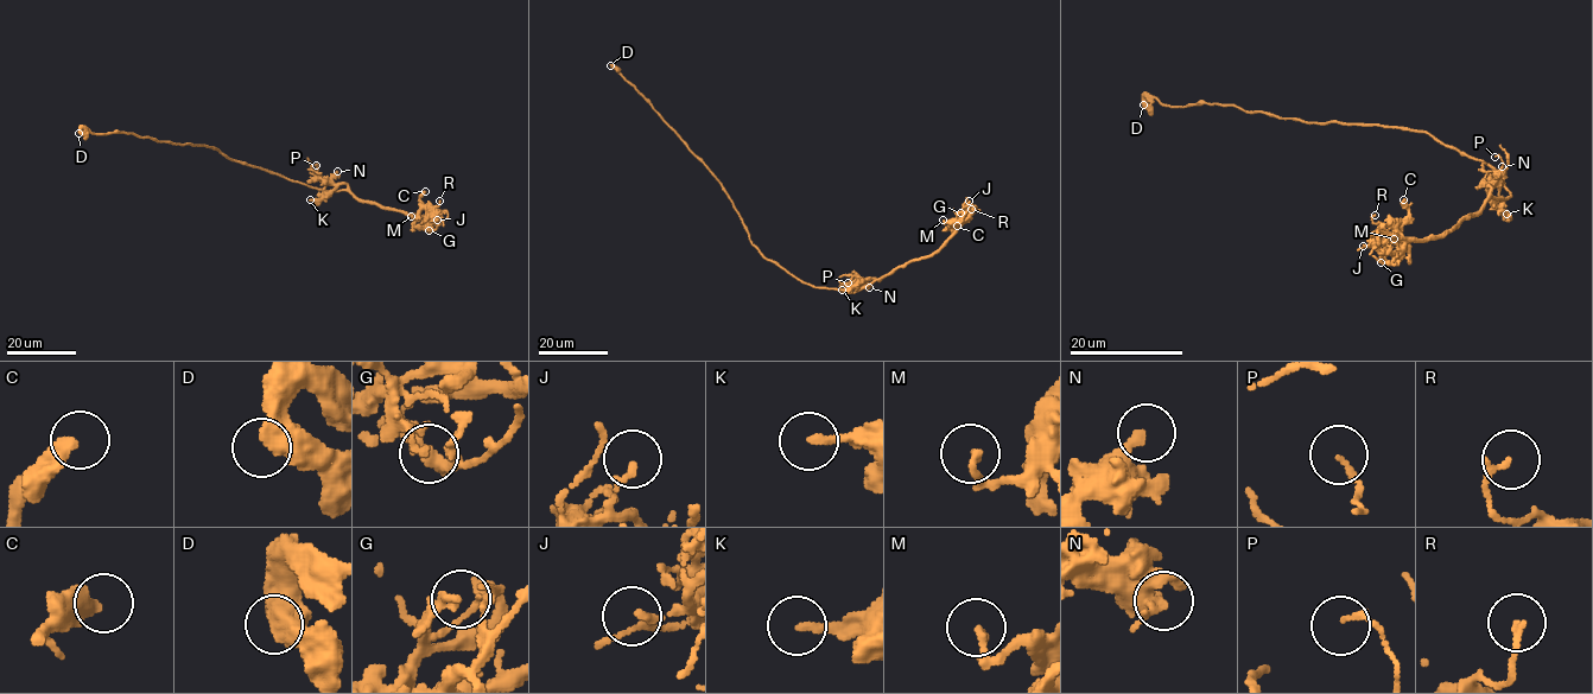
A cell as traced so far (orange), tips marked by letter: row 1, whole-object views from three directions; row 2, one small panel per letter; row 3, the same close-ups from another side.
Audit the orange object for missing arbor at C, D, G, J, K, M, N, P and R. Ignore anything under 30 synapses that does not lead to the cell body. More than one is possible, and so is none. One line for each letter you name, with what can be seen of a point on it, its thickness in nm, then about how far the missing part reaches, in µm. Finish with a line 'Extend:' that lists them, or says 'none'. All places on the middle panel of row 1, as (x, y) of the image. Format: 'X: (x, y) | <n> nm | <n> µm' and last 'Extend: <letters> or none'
Extend: none

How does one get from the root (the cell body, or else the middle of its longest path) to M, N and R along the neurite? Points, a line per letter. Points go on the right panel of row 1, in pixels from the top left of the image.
M: (1463, 153), (1492, 166), (1510, 195), (1491, 196), (1439, 236), (1404, 239), (1396, 227), (1397, 242), (1394, 239)
N: (1463, 153), (1484, 161), (1502, 177), (1510, 195), (1493, 198), (1487, 186), (1502, 166)
R: (1463, 153), (1492, 166), (1510, 195), (1491, 196), (1453, 230), (1425, 239), (1403, 239), (1373, 223), (1375, 215)

